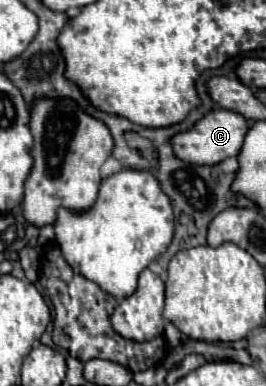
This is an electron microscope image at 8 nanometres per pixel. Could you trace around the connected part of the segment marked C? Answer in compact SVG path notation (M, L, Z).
M213 109L207 115L203 115L189 131L181 131L169 139L173 153L177 159L185 163L195 163L195 165L217 165L225 157L237 157L245 133L249 129L249 123L233 111L227 109Z

